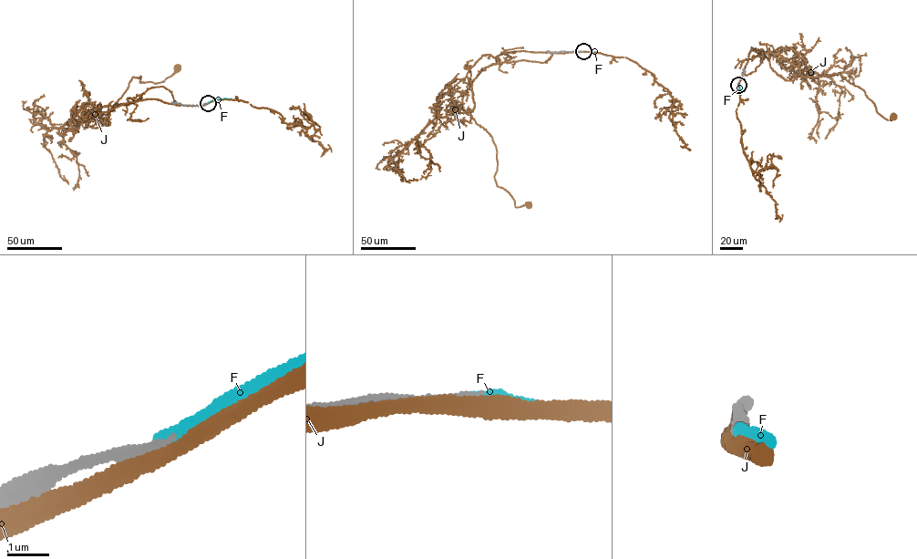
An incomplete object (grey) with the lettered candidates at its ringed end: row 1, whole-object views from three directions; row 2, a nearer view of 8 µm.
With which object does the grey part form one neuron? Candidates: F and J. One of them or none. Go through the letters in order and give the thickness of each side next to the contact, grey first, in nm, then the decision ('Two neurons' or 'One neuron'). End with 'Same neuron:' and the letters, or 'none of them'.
F: Thickness 240 nm (grey) against 320 nm. One neuron
J: Thickness 320 nm (grey) against 400 nm. Two neurons
Same neuron: F

